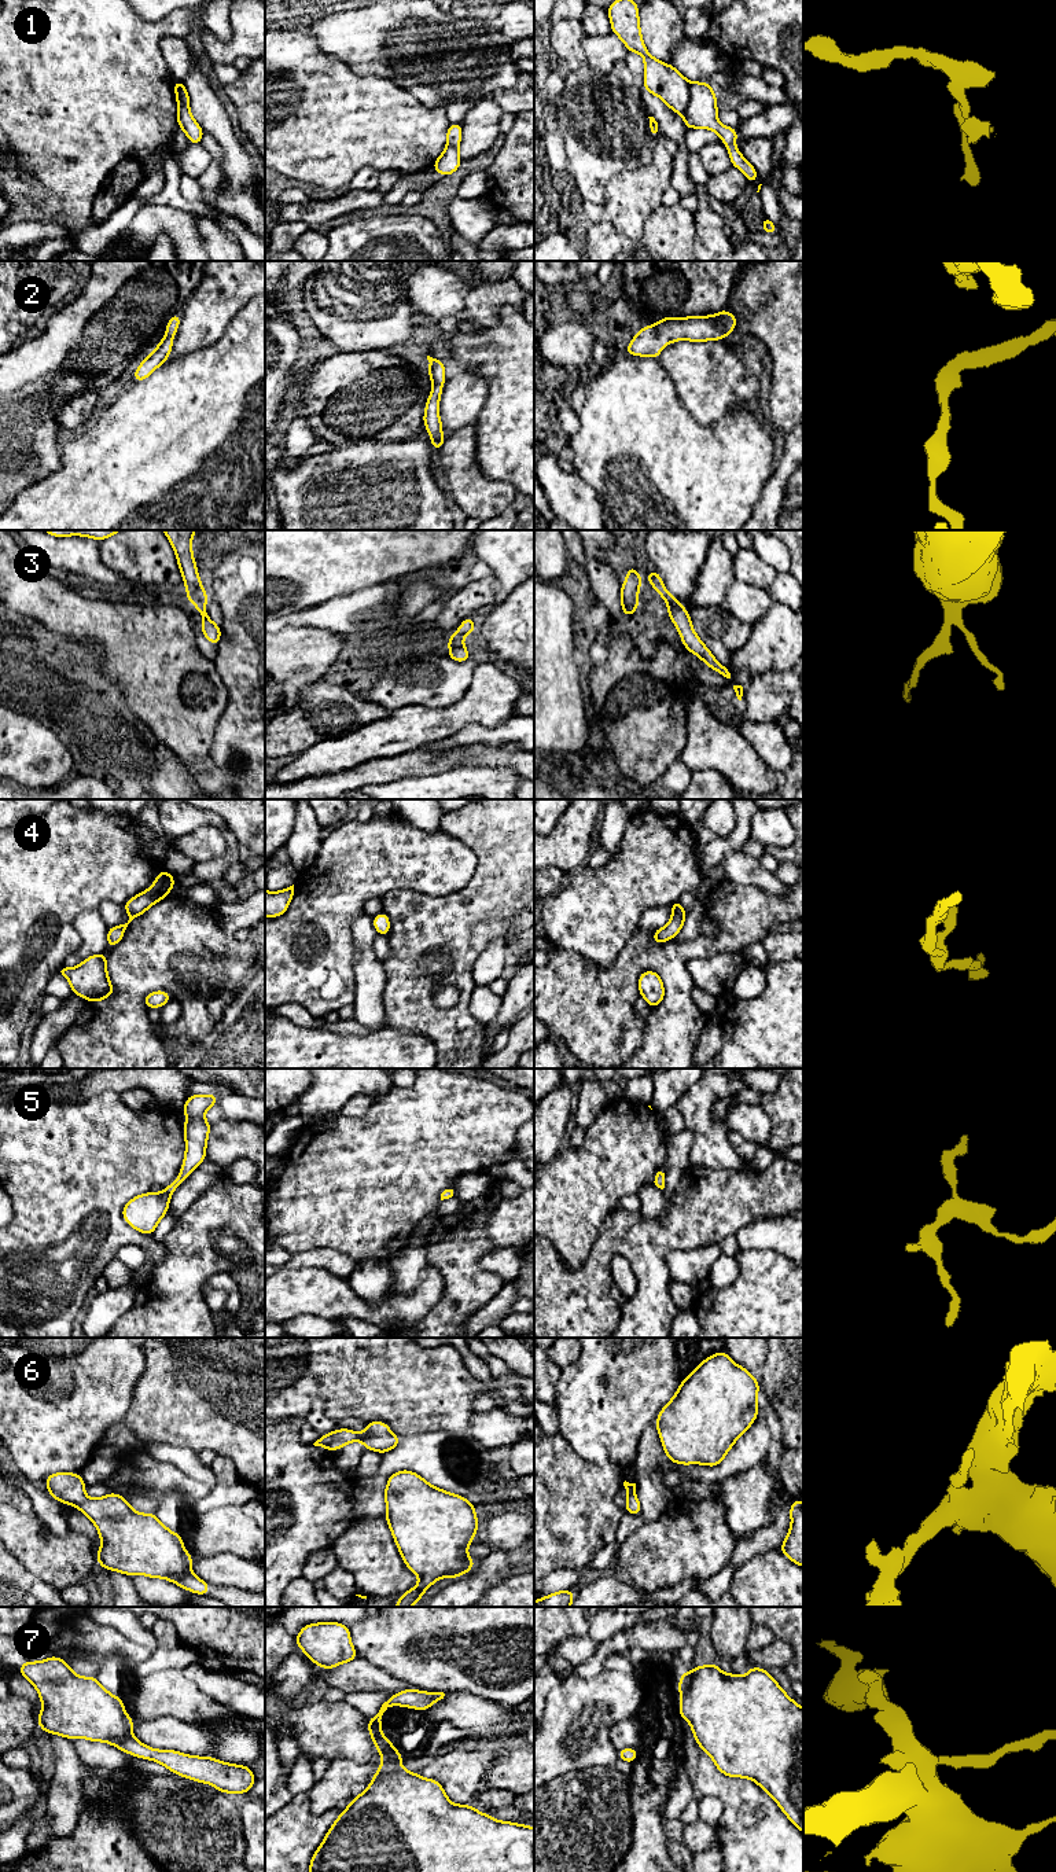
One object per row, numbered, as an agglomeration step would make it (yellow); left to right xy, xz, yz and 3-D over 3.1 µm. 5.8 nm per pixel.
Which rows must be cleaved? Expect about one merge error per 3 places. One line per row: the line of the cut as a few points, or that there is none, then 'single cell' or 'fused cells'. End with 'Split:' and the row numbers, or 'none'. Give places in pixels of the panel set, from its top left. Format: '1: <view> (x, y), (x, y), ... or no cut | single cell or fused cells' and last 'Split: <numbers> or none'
1: yz (691, 84), (691, 99), (683, 114) | fused cells
2: no cut | single cell
3: no cut | single cell
4: no cut | single cell
5: no cut | single cell
6: no cut | single cell
7: no cut | single cell
Split: 1

